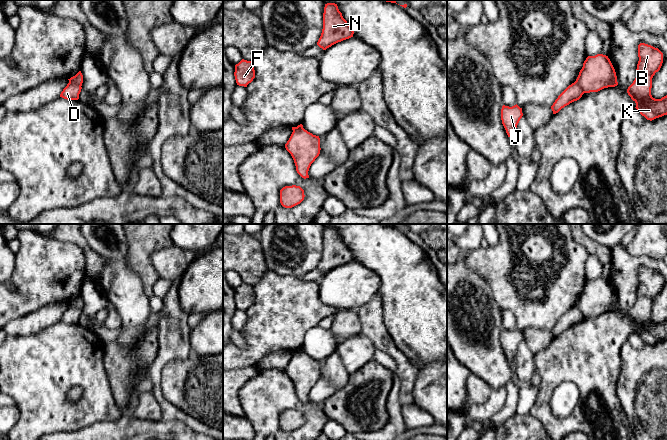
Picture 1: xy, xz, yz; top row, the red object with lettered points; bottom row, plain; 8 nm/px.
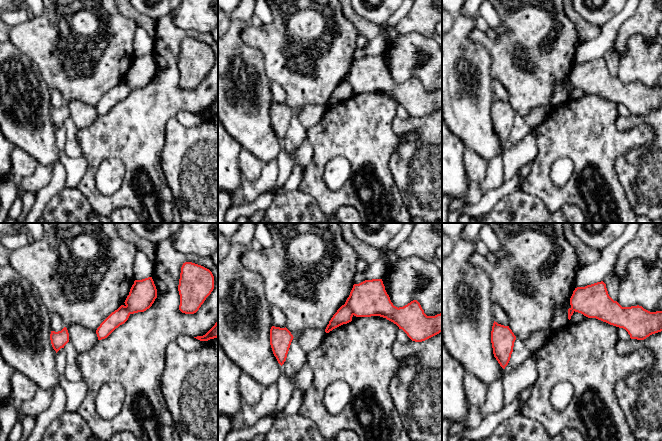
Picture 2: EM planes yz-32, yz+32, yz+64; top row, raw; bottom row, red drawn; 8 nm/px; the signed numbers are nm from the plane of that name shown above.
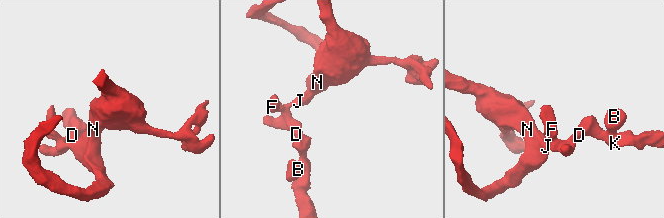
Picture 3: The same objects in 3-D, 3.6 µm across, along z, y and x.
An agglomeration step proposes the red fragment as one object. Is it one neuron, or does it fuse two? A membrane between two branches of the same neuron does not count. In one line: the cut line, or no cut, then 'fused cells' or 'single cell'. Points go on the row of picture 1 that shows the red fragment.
yz (576, 80), (583, 93) | fused cells

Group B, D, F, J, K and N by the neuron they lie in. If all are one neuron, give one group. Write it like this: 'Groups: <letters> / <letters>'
Groups: B K / D F J N

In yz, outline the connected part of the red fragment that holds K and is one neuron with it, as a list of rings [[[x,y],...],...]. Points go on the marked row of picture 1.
[[[640,43],[638,45],[637,74],[633,83],[628,87],[627,93],[636,103],[636,109],[647,120],[667,115],[667,95],[655,99],[651,95],[652,78],[663,63],[663,53],[651,45]]]

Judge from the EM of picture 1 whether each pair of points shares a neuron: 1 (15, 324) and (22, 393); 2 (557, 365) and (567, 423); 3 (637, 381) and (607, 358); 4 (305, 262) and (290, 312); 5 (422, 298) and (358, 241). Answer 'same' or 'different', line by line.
1: different
2: same
3: different
4: different
5: same

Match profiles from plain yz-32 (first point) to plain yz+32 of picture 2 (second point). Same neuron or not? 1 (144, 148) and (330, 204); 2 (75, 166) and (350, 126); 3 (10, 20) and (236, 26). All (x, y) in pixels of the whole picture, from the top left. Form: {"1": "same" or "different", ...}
{"1": "same", "2": "different", "3": "different"}

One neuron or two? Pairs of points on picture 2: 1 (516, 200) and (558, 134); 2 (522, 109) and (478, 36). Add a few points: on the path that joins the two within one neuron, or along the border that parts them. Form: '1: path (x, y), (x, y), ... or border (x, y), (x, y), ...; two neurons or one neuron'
1: border (521, 188), (535, 195), (542, 202); two neurons
2: path (522, 90), (522, 77), (497, 52); one neuron

